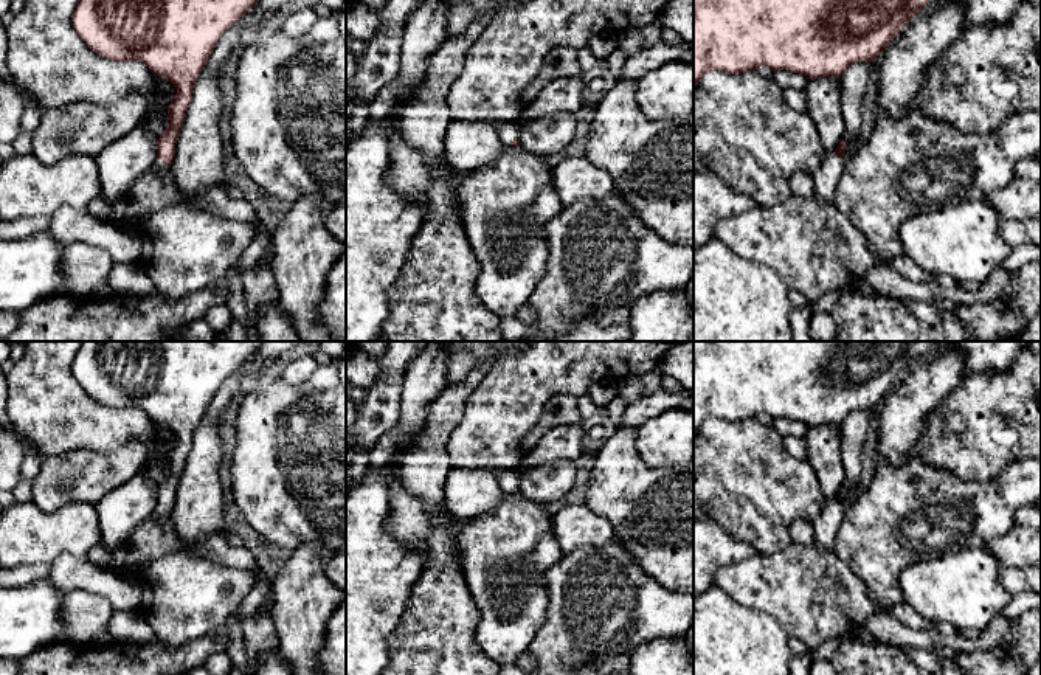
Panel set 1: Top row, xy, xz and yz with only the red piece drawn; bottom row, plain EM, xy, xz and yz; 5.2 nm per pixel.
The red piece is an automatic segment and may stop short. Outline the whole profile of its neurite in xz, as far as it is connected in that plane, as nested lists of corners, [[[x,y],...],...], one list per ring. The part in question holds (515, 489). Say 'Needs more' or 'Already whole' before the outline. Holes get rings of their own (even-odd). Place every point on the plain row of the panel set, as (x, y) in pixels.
Needs more. [[[517,469],[493,472],[503,492],[518,493],[518,472]]]

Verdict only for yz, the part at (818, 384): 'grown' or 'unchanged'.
unchanged

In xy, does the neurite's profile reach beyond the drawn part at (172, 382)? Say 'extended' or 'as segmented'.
extended

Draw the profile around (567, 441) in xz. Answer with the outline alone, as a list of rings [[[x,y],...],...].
[[[582,425],[554,427],[521,458],[517,472],[543,462],[560,459],[574,461],[585,453],[585,439],[586,431]]]

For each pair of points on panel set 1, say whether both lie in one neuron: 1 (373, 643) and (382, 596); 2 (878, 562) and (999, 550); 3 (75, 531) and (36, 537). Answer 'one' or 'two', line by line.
1: one
2: two
3: one

